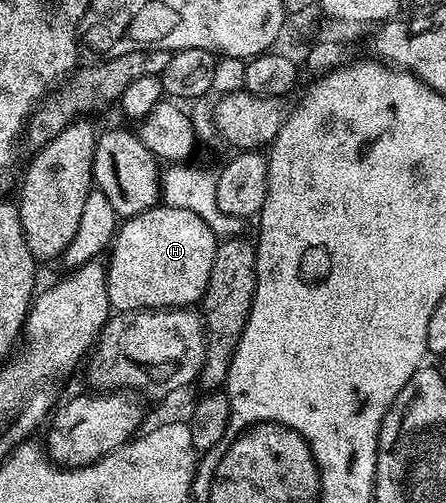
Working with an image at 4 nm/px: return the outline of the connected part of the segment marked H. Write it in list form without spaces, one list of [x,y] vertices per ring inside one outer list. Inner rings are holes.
[[[157,205],[142,213],[132,215],[119,224],[111,242],[110,254],[106,259],[108,268],[108,301],[116,311],[139,311],[141,309],[163,309],[166,307],[191,308],[204,298],[210,269],[214,269],[214,253],[218,236],[190,209],[174,209]]]

